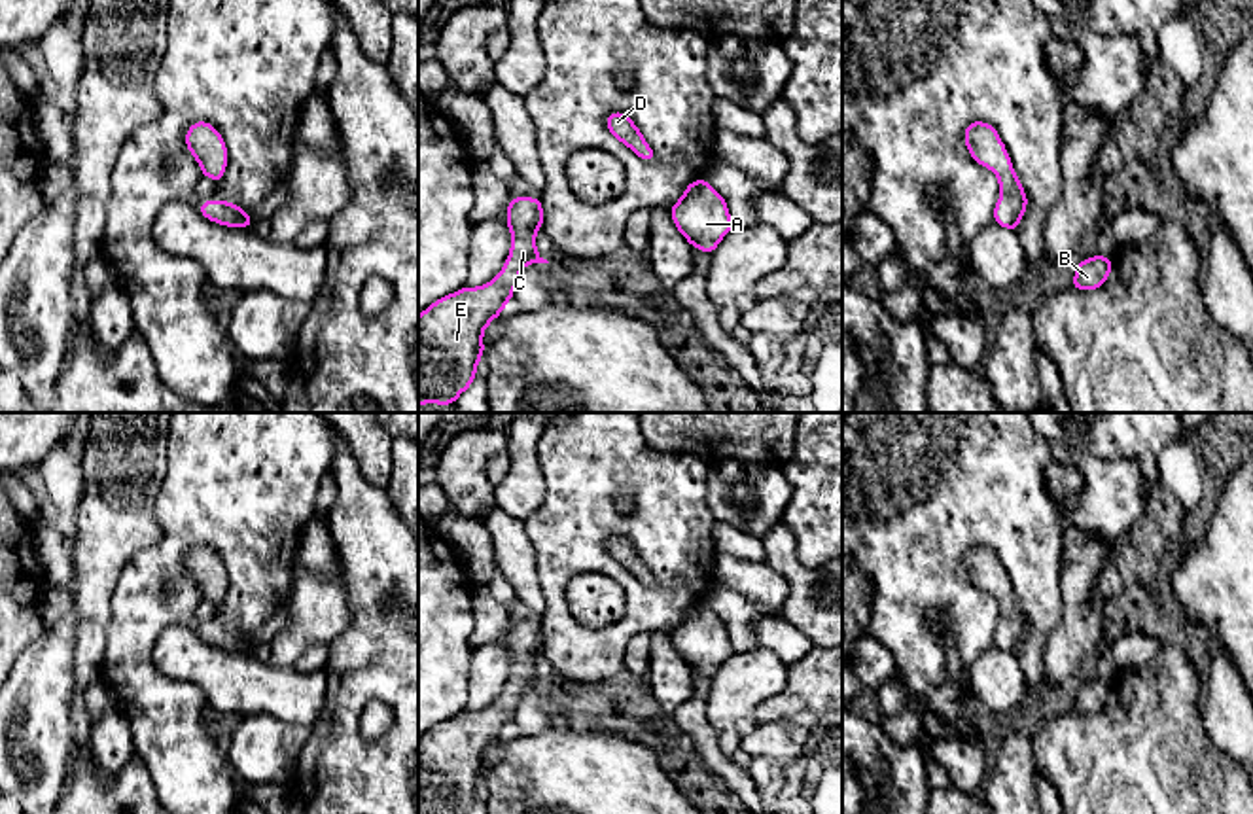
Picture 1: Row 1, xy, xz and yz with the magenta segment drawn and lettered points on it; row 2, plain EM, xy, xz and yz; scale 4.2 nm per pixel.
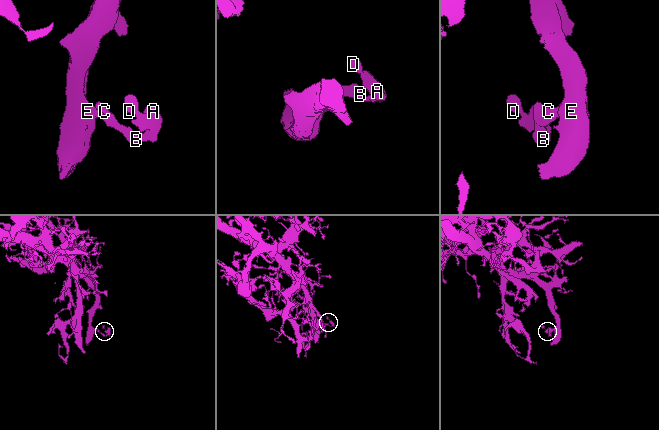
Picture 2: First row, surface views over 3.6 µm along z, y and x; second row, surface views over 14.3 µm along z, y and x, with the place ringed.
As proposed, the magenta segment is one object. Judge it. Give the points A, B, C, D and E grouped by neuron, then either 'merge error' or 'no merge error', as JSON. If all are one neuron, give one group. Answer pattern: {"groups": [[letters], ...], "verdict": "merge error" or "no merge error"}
{"groups": [["A", "B", "C", "D", "E"]], "verdict": "no merge error"}

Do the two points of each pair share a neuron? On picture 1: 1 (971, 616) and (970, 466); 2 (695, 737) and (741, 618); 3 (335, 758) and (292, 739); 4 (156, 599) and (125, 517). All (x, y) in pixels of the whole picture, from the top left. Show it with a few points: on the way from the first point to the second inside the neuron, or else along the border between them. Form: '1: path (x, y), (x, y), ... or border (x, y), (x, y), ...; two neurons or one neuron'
1: path (951, 578), (951, 521), (954, 517), (954, 504); one neuron
2: path (720, 707), (742, 682), (742, 648); one neuron
3: border (324, 705), (309, 729), (296, 773), (286, 784); two neurons
4: border (154, 510), (161, 538), (127, 559), (114, 589); two neurons

